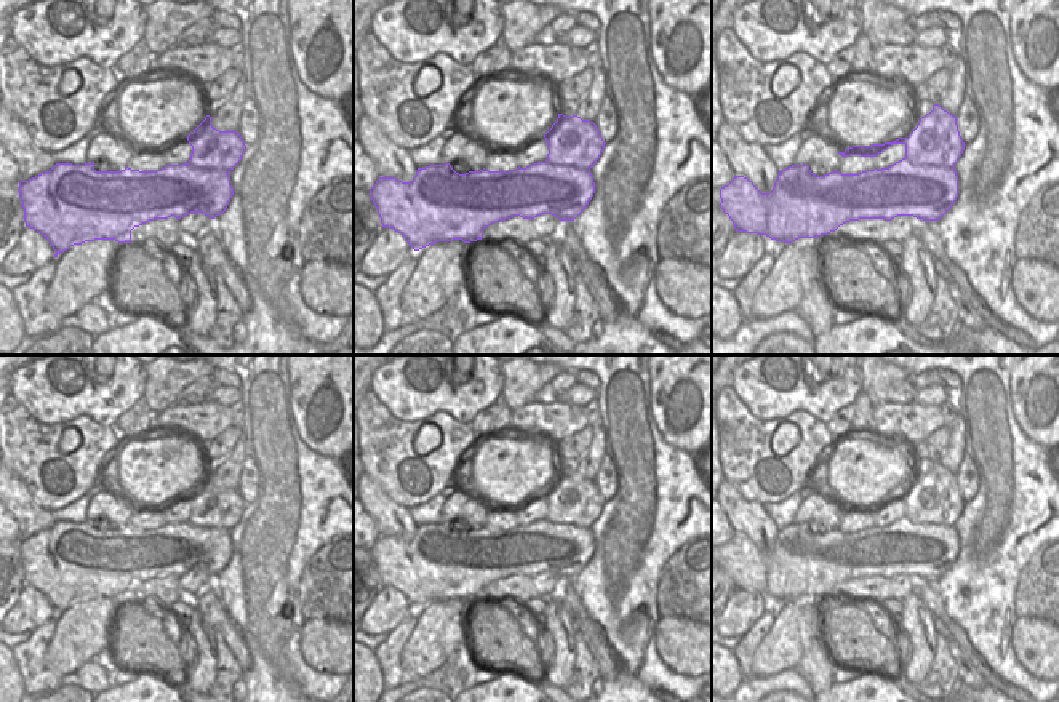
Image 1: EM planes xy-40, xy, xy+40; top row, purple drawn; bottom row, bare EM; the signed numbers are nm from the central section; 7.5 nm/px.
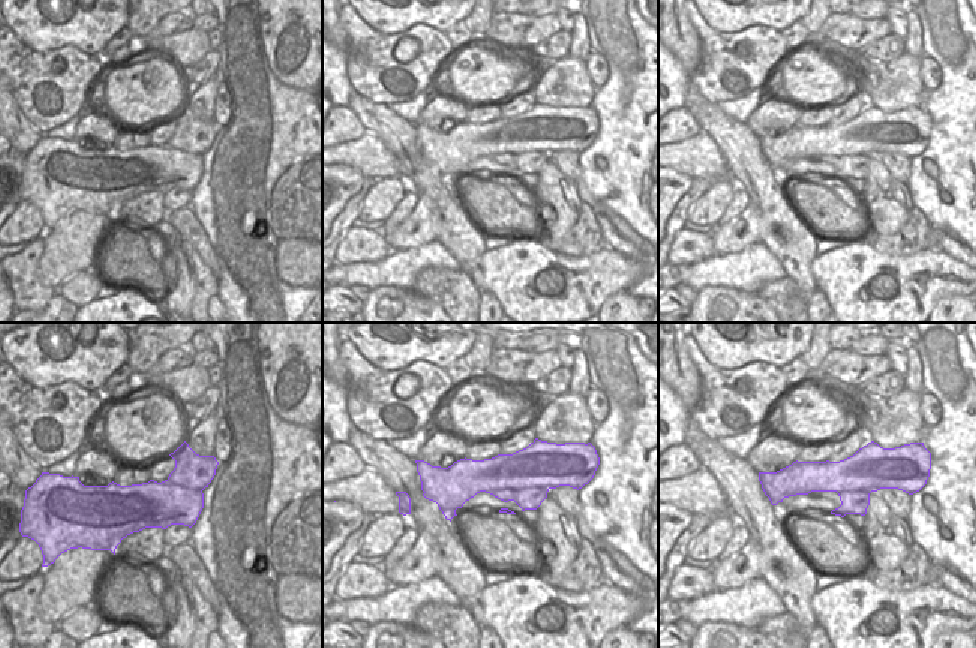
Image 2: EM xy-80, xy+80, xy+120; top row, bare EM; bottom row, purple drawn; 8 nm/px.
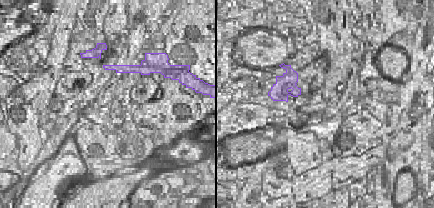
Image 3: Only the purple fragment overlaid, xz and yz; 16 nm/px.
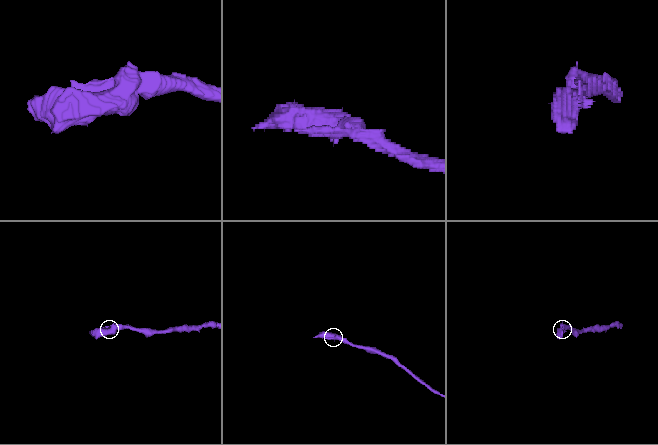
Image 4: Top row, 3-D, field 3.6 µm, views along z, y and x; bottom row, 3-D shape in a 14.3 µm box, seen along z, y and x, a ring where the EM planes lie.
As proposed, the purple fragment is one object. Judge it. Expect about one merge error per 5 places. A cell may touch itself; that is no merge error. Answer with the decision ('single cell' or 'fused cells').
single cell

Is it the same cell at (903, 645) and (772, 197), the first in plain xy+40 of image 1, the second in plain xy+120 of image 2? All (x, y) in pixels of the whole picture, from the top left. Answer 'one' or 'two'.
two

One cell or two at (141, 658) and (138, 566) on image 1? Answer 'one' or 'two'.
two

